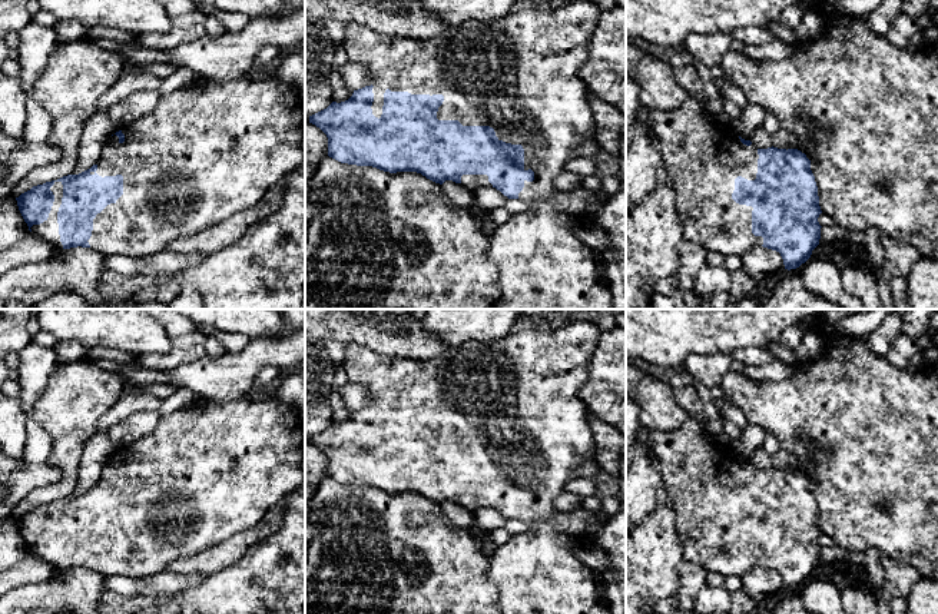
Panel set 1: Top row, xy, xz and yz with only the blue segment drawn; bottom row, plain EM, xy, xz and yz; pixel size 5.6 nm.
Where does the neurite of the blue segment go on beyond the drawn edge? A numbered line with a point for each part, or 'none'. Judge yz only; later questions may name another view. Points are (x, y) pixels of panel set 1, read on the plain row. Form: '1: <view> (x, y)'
1: yz (702, 480)

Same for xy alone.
1: xy (49, 550)

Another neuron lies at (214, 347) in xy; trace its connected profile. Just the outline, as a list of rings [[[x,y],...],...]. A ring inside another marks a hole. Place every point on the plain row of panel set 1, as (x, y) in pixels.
[[[213,335],[206,336],[205,341],[205,355],[212,358],[219,358],[226,352],[223,343]]]

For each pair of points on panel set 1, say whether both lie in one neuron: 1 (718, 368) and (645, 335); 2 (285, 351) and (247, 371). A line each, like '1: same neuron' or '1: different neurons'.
1: different neurons
2: same neuron

